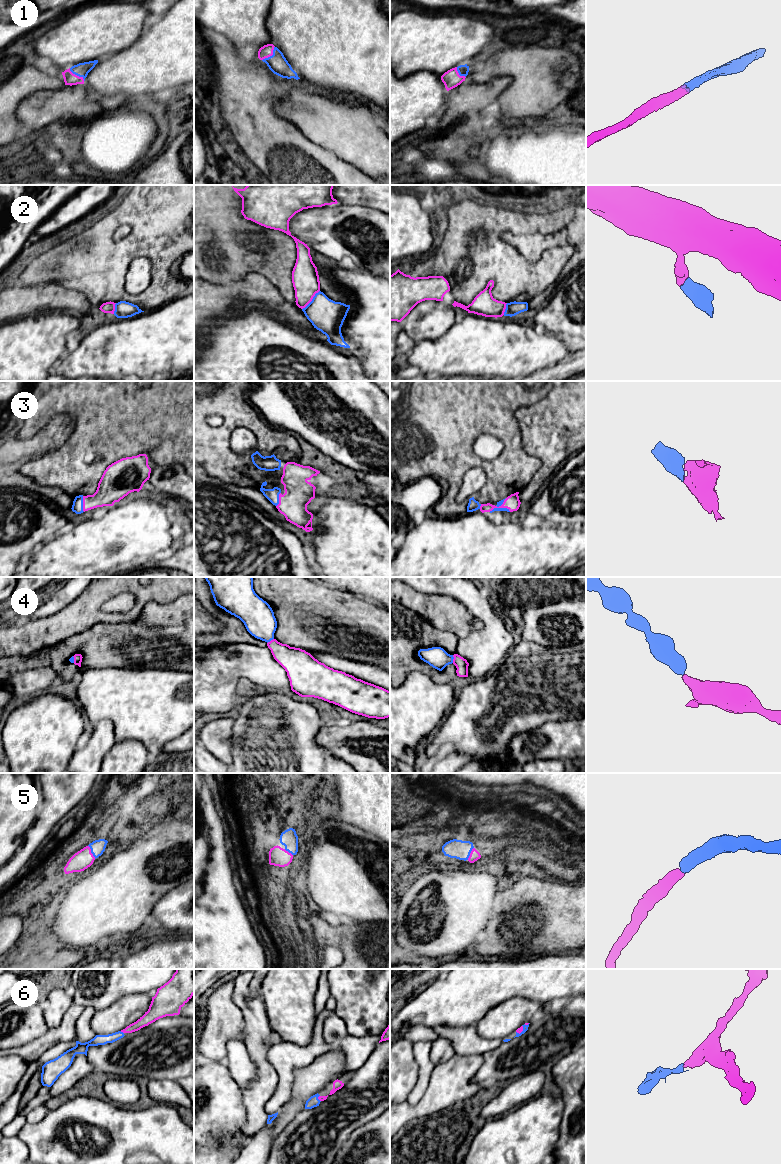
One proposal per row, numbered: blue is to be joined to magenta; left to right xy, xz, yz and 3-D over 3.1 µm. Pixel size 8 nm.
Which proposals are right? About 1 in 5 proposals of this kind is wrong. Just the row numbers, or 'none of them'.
1, 3, 4, 5, 6

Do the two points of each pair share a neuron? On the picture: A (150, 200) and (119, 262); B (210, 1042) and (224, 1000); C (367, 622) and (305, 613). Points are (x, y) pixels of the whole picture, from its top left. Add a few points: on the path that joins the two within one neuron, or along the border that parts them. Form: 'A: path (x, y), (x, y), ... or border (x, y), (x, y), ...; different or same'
A: path (150, 215), (150, 228), (131, 247); same
B: path (217, 1032), (222, 1025), (222, 1010); same
C: path (352, 622), (333, 622), (320, 619); same

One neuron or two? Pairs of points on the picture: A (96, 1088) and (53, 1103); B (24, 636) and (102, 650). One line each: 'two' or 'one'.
A: one
B: two

